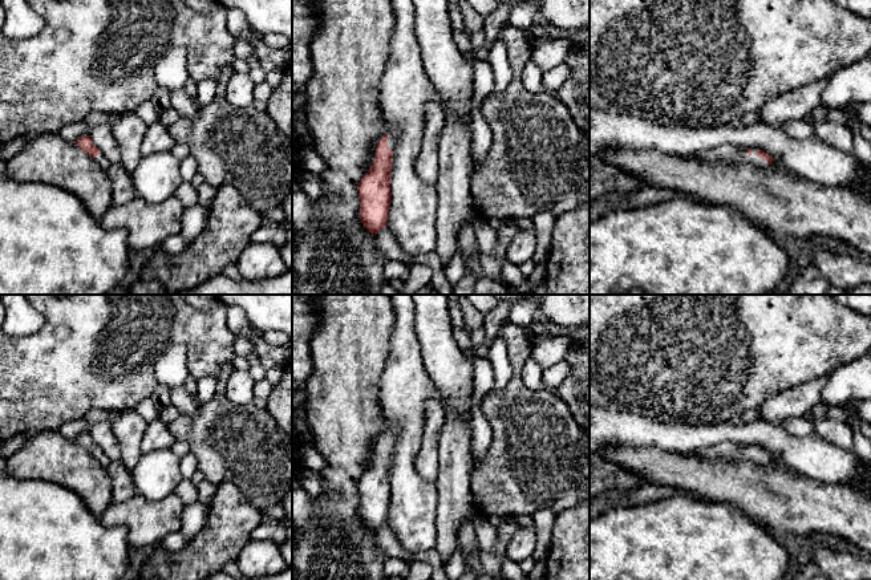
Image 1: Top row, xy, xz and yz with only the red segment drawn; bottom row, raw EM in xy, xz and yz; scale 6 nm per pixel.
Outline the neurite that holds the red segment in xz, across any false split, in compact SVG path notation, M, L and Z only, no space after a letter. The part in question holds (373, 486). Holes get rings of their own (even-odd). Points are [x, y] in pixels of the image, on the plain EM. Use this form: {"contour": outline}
{"contour": "M386 427L376 442L376 453L368 470L360 476L360 518L370 531L386 523L390 502L390 470L397 427Z"}

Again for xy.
{"contour": "M81 433L74 439L82 449L89 451L94 459L102 466L108 467L110 465L110 459L104 454L104 451L94 443L89 433Z"}

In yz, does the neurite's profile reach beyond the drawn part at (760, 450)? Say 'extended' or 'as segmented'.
extended

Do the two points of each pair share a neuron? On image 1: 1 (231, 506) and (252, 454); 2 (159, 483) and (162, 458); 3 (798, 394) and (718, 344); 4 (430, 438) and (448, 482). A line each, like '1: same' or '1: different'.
1: different
2: same
3: different
4: different

